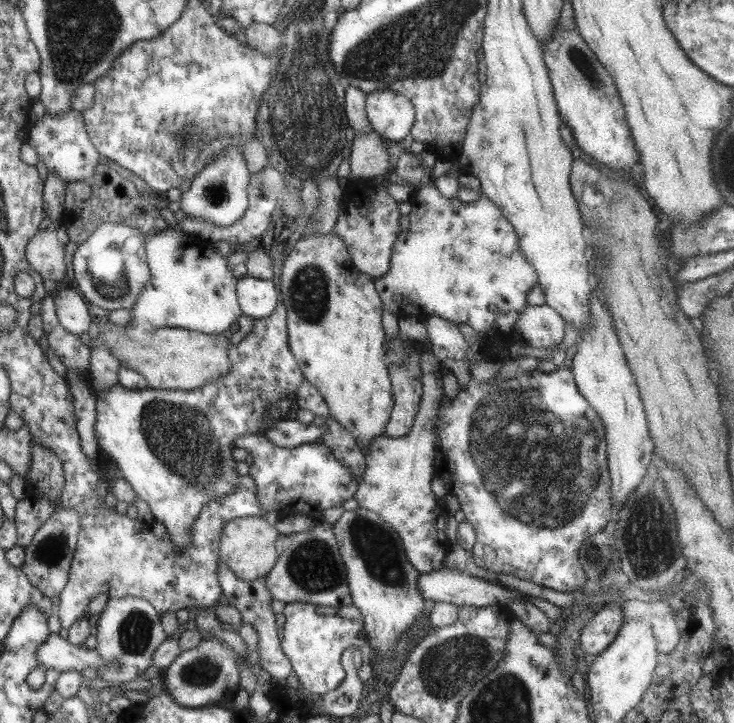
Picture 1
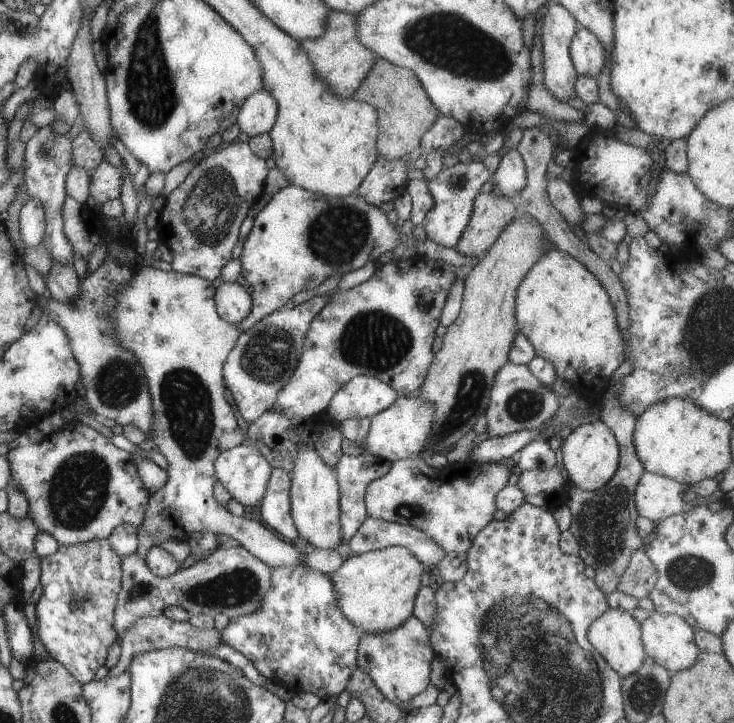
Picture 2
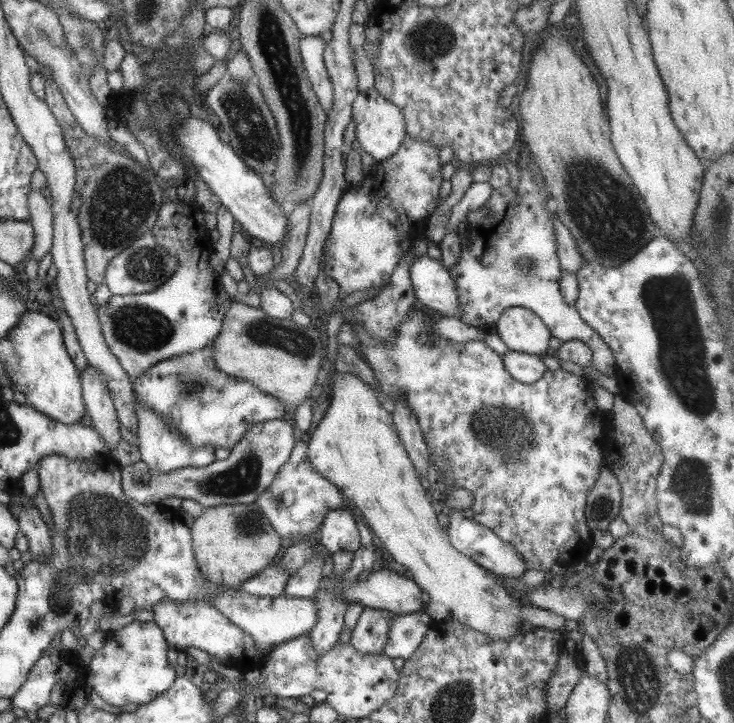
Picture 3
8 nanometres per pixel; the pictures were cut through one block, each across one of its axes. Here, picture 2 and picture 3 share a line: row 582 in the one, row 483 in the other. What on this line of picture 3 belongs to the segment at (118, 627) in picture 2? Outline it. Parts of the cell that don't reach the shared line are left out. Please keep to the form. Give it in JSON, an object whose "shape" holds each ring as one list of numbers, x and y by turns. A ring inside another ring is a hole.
{"shape":[[284,419,256,423,231,448,228,458,214,459,204,468,180,468,176,472,156,473,140,459,122,467,121,486,125,496,139,504,156,504,170,497,197,501,206,509,219,505,251,504,272,484,276,473,292,454,297,437,294,425]]}

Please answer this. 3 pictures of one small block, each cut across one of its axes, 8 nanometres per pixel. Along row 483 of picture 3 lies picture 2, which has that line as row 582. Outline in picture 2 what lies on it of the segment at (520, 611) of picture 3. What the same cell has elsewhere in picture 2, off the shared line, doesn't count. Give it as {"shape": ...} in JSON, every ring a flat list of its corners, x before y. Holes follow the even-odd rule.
{"shape":[[392,546,350,556,329,578,338,609,360,632,384,633,398,629,411,618,422,572,428,570,405,547]]}

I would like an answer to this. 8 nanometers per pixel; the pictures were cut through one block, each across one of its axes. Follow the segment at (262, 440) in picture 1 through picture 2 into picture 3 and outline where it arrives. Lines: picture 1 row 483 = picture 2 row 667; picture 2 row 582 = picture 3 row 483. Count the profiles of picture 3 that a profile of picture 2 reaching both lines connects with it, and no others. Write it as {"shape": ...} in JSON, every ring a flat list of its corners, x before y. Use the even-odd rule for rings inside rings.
{"shape":[[297,437,292,454,276,473,274,481,255,501,260,513,270,521,270,526,281,539,317,540,322,521,330,511,341,510,344,507,344,496,340,490,331,484,320,472,316,472,307,460,308,440]]}

